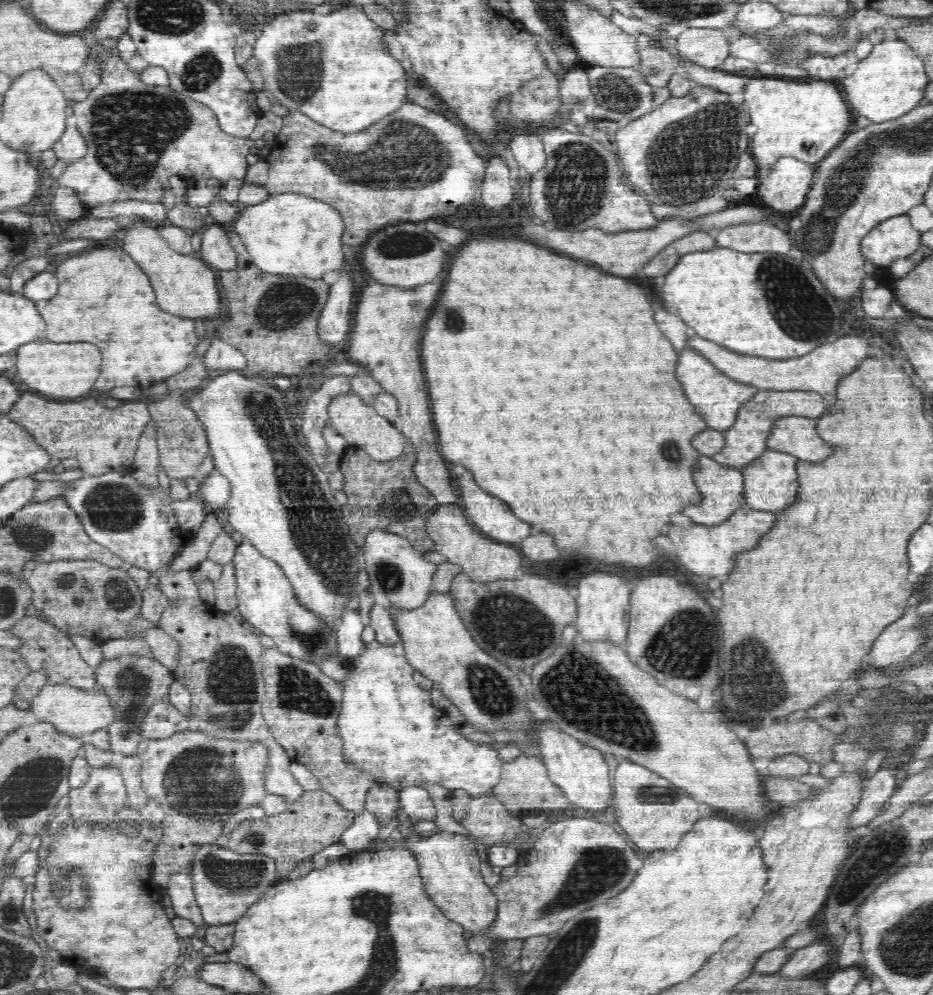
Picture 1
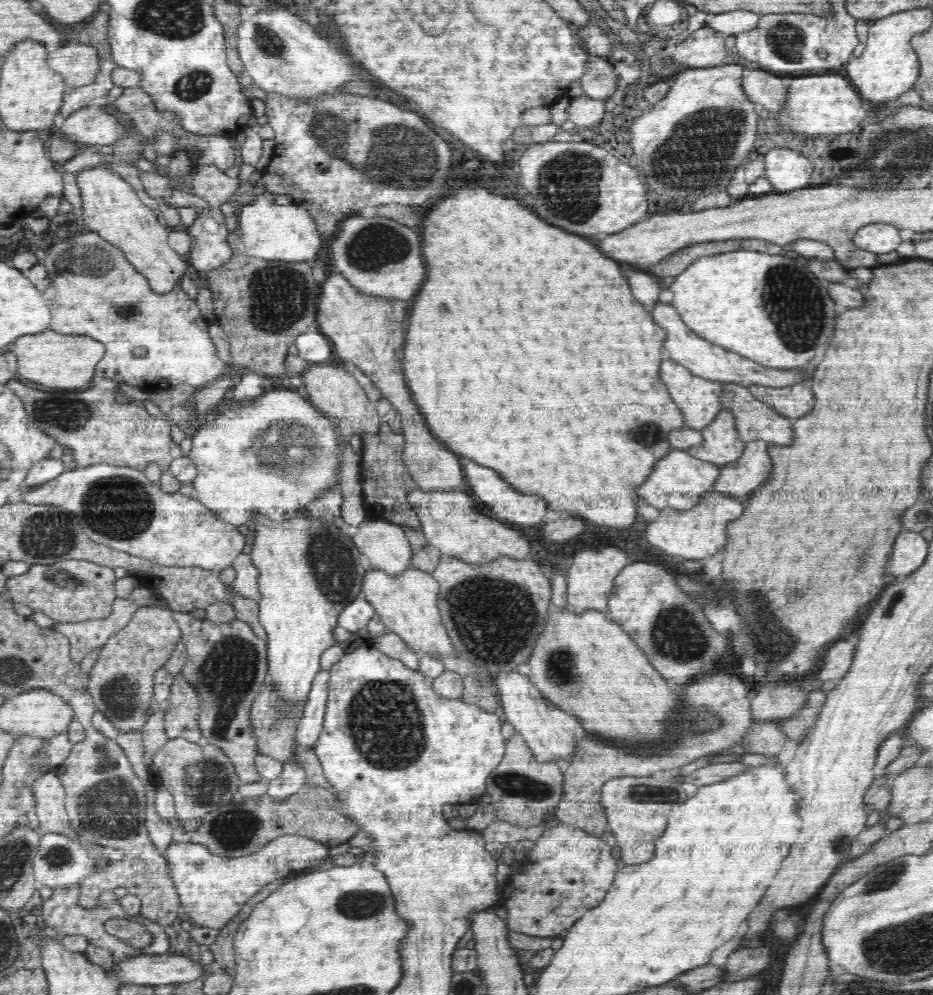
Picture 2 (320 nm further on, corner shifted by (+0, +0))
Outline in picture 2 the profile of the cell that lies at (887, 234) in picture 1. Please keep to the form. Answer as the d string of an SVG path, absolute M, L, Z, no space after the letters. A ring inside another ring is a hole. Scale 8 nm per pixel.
M872 223L862 226L854 235L857 248L878 254L886 254L898 248L902 242L900 228L886 223Z

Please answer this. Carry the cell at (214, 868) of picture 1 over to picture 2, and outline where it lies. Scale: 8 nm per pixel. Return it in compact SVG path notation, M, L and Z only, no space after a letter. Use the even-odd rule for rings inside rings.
M282 835L262 850L240 858L212 854L201 844L173 841L162 856L167 861L167 871L176 887L184 913L198 927L220 929L266 884L279 878L292 877L298 871L320 864L328 856L328 849L325 844L302 835Z

